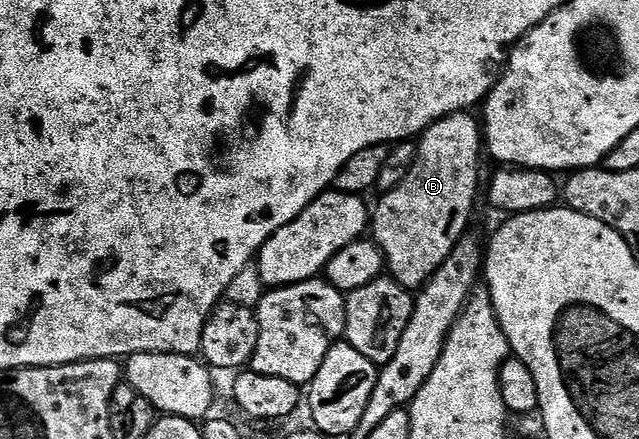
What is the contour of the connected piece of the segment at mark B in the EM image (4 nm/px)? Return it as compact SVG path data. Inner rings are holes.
M458 111L455 115L444 117L440 121L436 121L427 131L422 132L416 143L416 154L414 164L410 166L410 172L404 177L404 181L400 181L400 185L396 185L391 191L385 192L381 196L382 200L378 203L378 208L372 211L372 238L377 243L378 248L382 251L385 270L388 272L389 278L395 279L399 285L407 289L418 289L427 284L436 273L444 261L452 253L452 249L462 237L467 234L466 226L470 223L470 214L474 211L474 198L478 195L478 151L484 147L484 132L477 118L473 119L473 114L465 111Z

